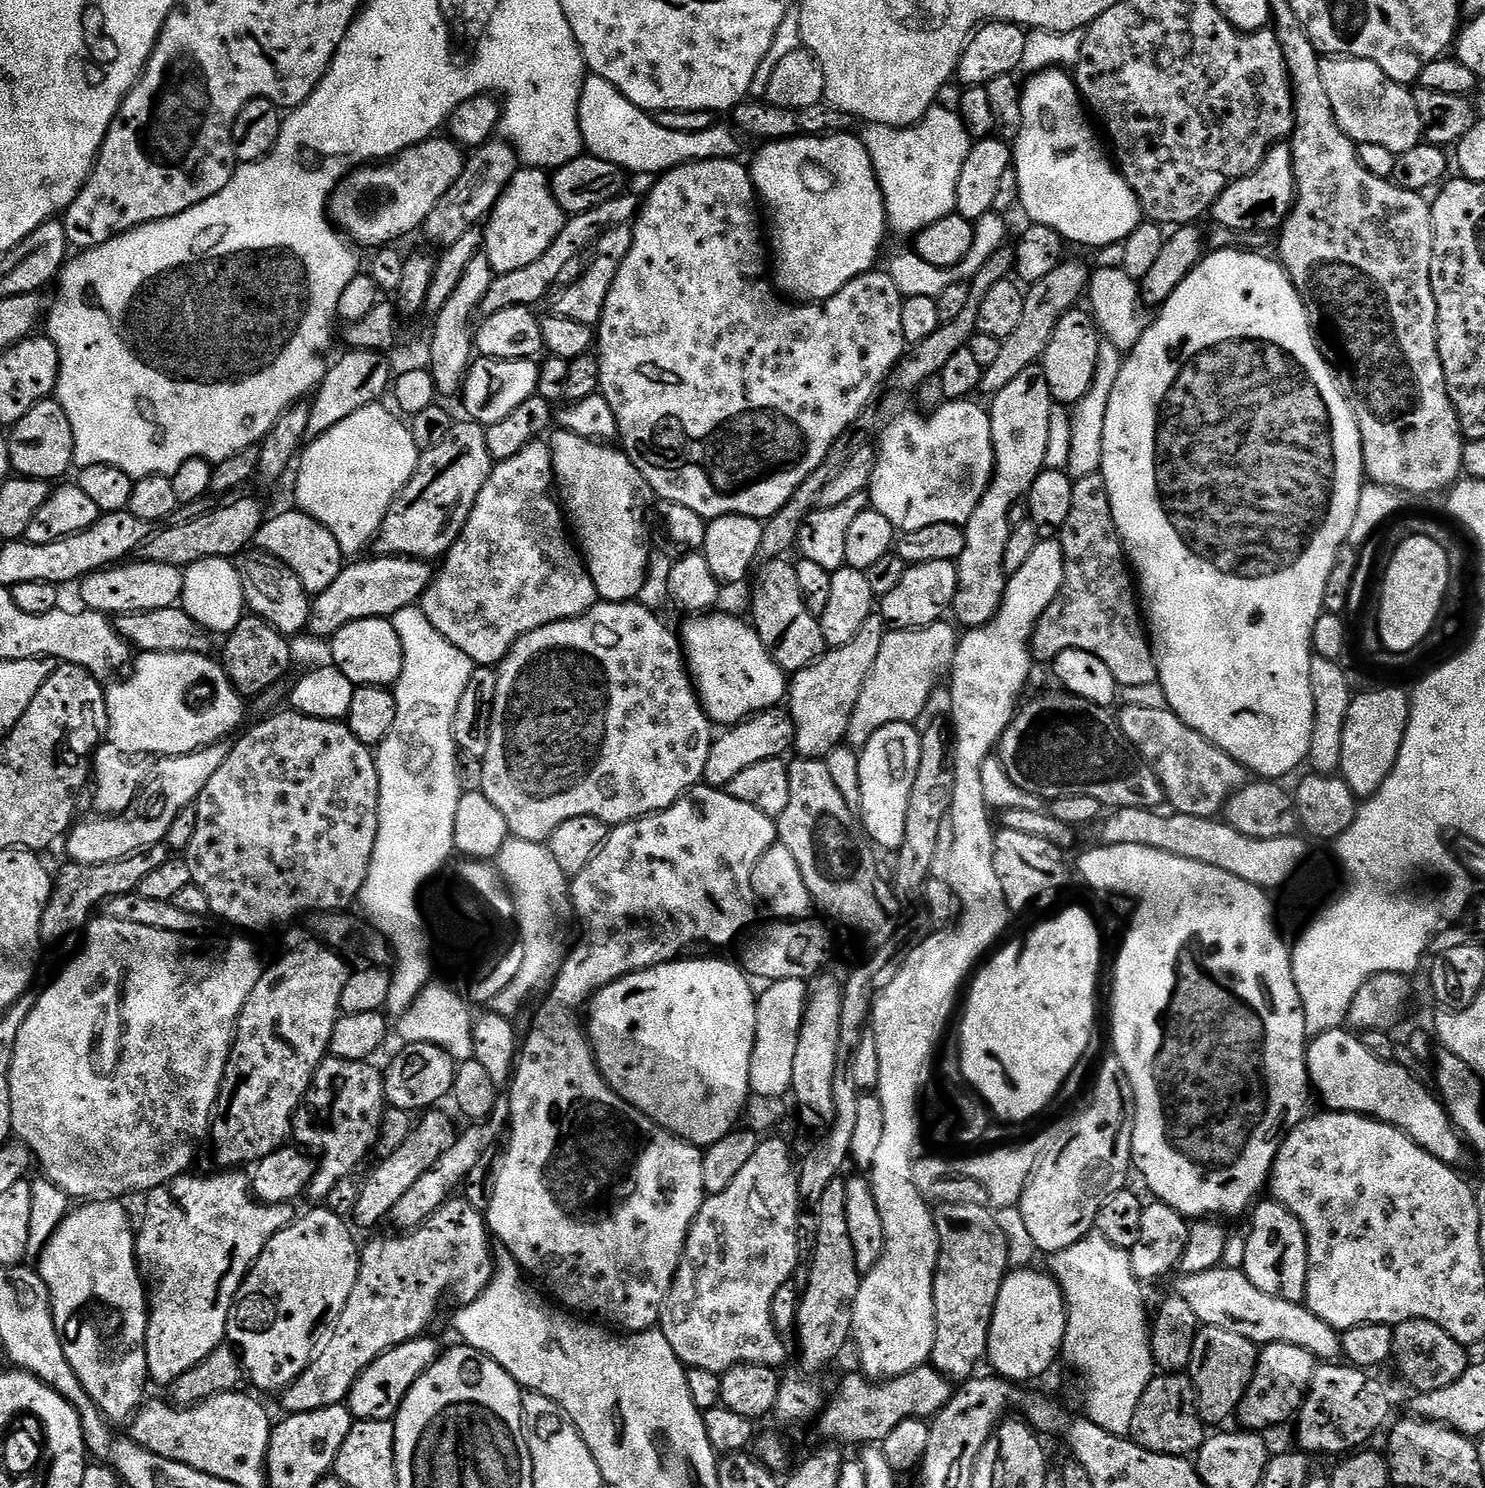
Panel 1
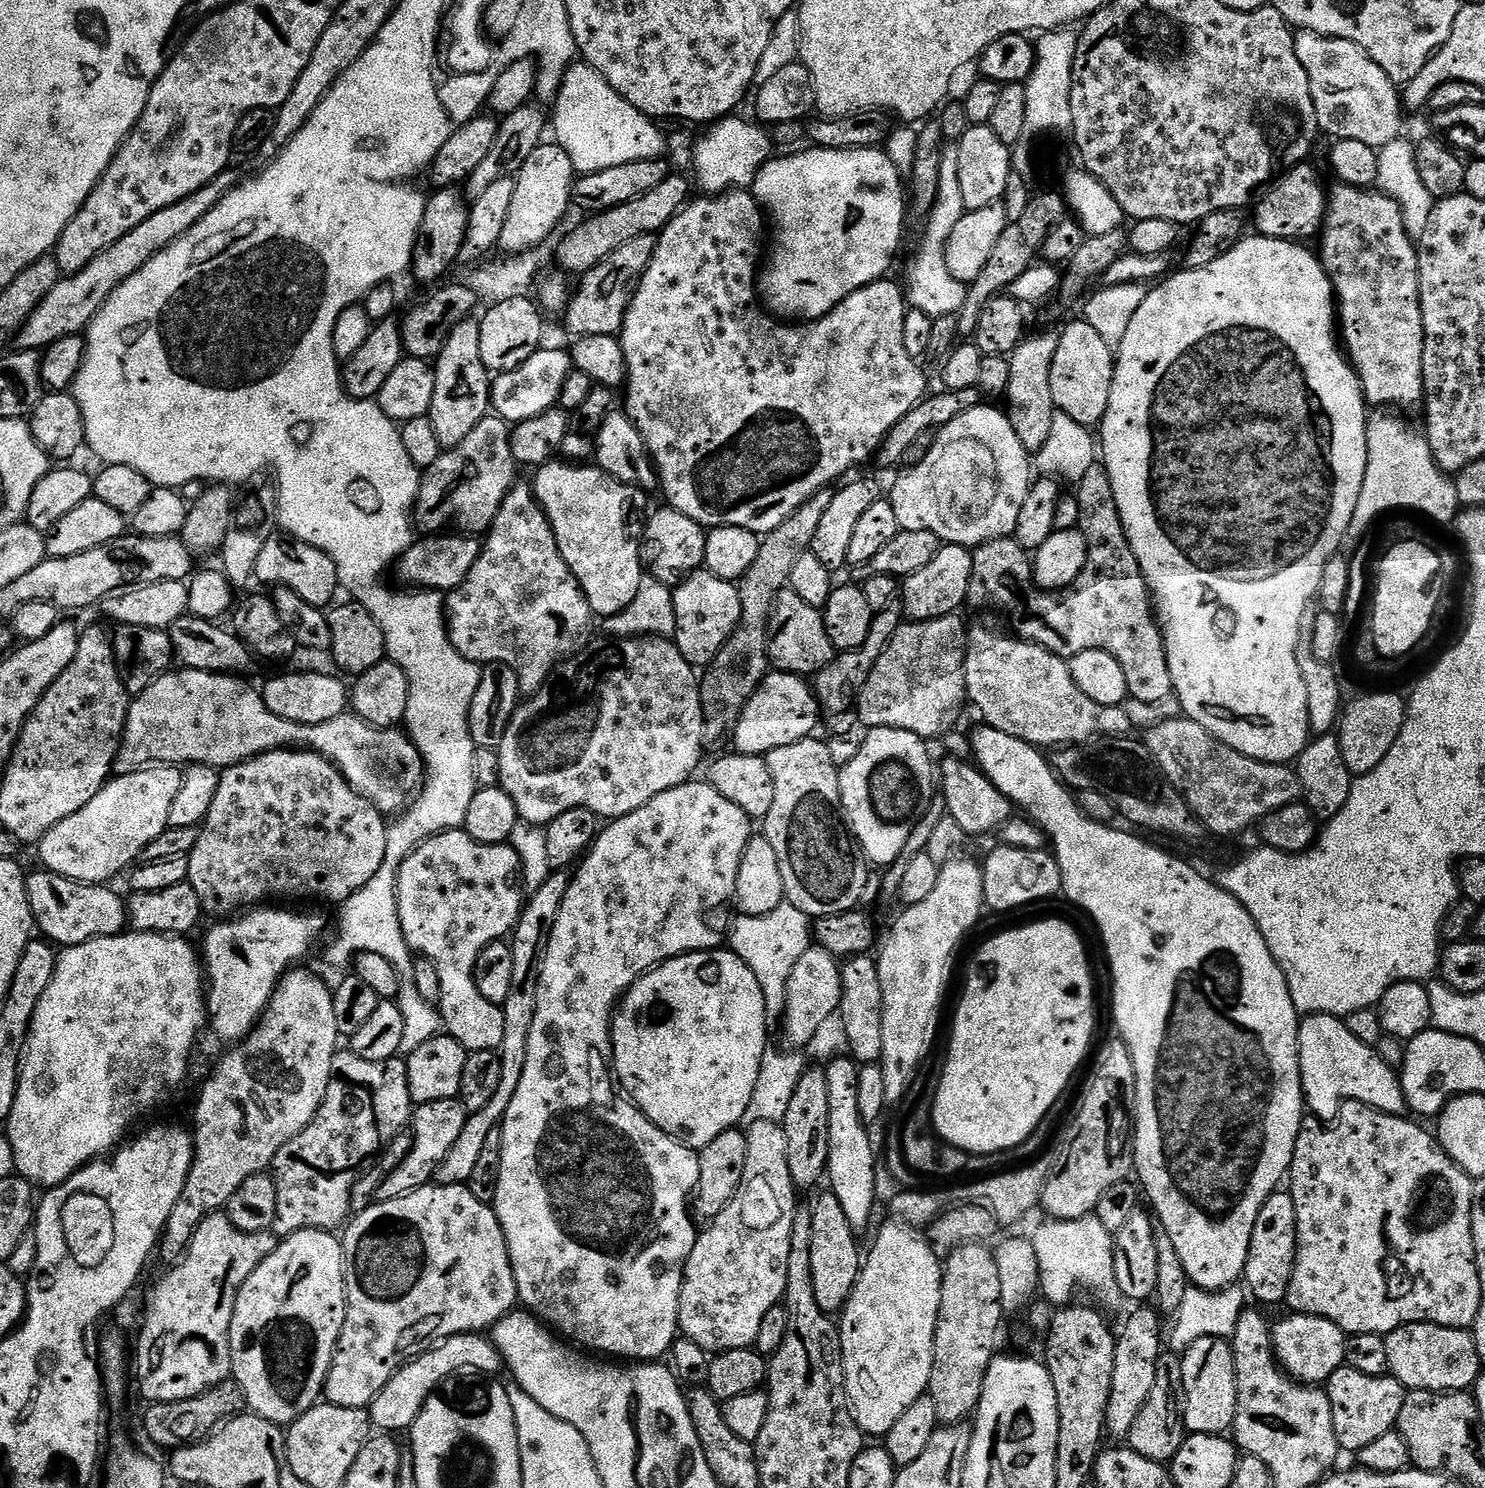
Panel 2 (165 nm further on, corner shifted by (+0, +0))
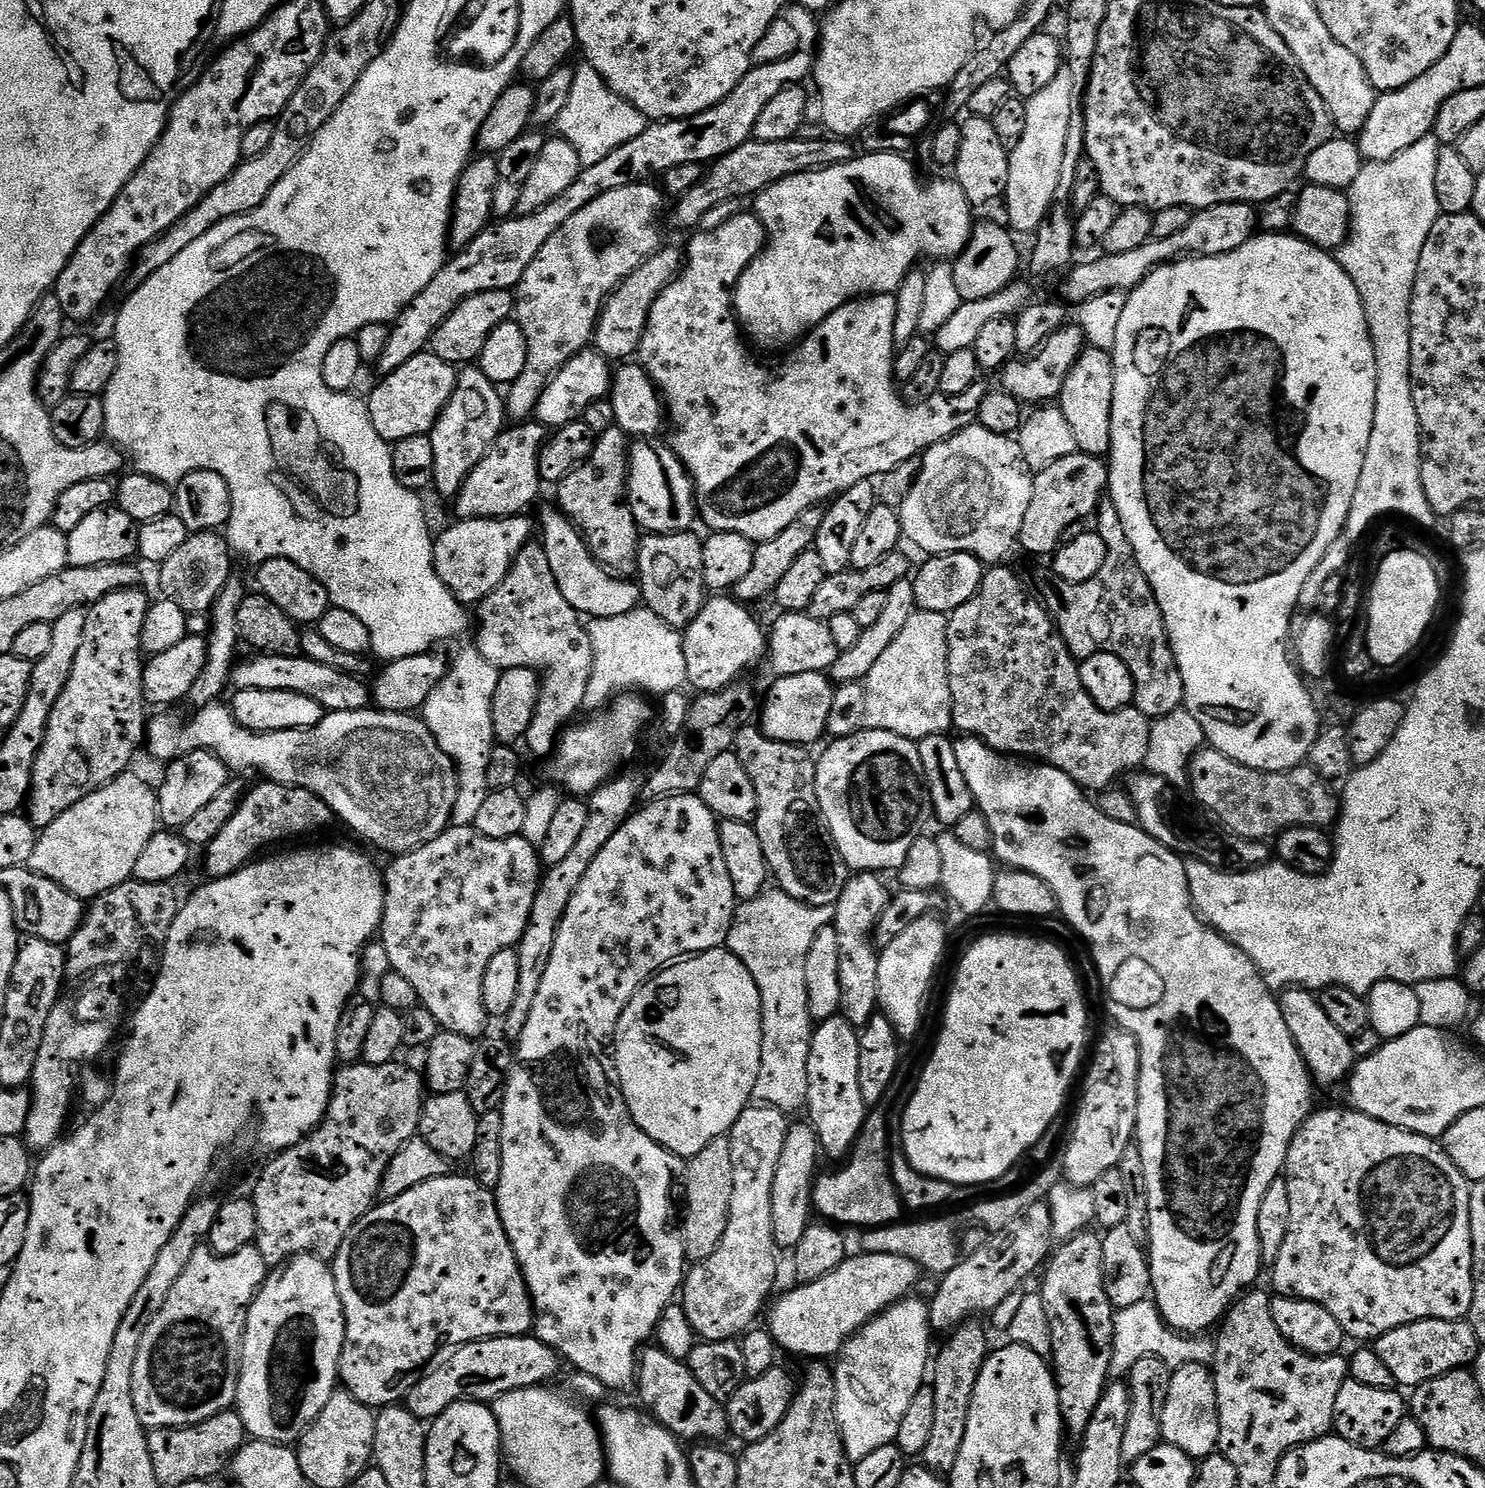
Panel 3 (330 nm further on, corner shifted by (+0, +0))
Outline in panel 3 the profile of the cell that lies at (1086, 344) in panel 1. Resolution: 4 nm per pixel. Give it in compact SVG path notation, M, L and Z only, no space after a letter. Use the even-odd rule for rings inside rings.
M1085 347L1084 353L1074 362L1070 374L1066 374L1066 382L1058 397L1058 407L1066 414L1066 422L1070 422L1070 430L1074 430L1074 442L1079 451L1087 456L1107 457L1112 451L1112 403L1114 402L1114 366L1112 353L1097 348Z

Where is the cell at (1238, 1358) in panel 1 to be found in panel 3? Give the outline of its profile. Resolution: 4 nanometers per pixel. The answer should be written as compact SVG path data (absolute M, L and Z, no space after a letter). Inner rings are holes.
M1194 1364L1173 1371L1166 1406L1162 1406L1162 1440L1170 1446L1178 1446L1178 1450L1193 1458L1211 1456L1217 1451L1220 1419L1216 1378L1211 1367Z

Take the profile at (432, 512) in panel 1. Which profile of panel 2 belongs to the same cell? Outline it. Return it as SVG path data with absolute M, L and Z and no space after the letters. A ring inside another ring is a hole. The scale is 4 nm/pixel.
M495 414L484 417L458 446L441 451L438 462L434 466L423 469L420 477L420 490L416 493L416 507L414 509L414 520L417 525L425 528L425 533L440 534L451 524L457 524L459 531L464 534L484 534L491 528L502 502L506 498L512 485L517 483L518 465L514 454L510 454L510 438L512 428L507 420Z

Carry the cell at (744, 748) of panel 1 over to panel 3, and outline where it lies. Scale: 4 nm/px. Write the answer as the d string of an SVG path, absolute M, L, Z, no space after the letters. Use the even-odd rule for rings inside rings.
M822 672L781 676L773 681L768 697L762 700L762 711L758 716L760 731L778 742L812 746L819 736L826 733L826 717L836 693L833 681Z

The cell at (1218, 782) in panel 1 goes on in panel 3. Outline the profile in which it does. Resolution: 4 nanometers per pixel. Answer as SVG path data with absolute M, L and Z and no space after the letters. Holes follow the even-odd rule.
M1205 746L1192 758L1188 768L1188 784L1192 788L1192 796L1208 812L1213 812L1215 819L1227 828L1233 836L1247 840L1271 841L1281 832L1291 828L1323 828L1331 829L1340 819L1342 800L1336 796L1327 780L1322 779L1311 764L1305 762L1288 772L1259 772L1250 766L1242 766L1216 748Z

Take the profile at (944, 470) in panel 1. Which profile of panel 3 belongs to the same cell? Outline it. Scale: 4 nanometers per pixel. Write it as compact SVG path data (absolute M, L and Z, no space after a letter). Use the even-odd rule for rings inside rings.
M973 426L938 442L923 453L922 459L924 465L920 476L898 509L904 540L928 552L924 554L929 557L944 556L948 552L969 552L988 566L1007 561L1004 559L1008 551L1017 547L1020 538L1022 521L1026 518L1026 509L1030 507L1034 479L1017 441L1013 437Z

